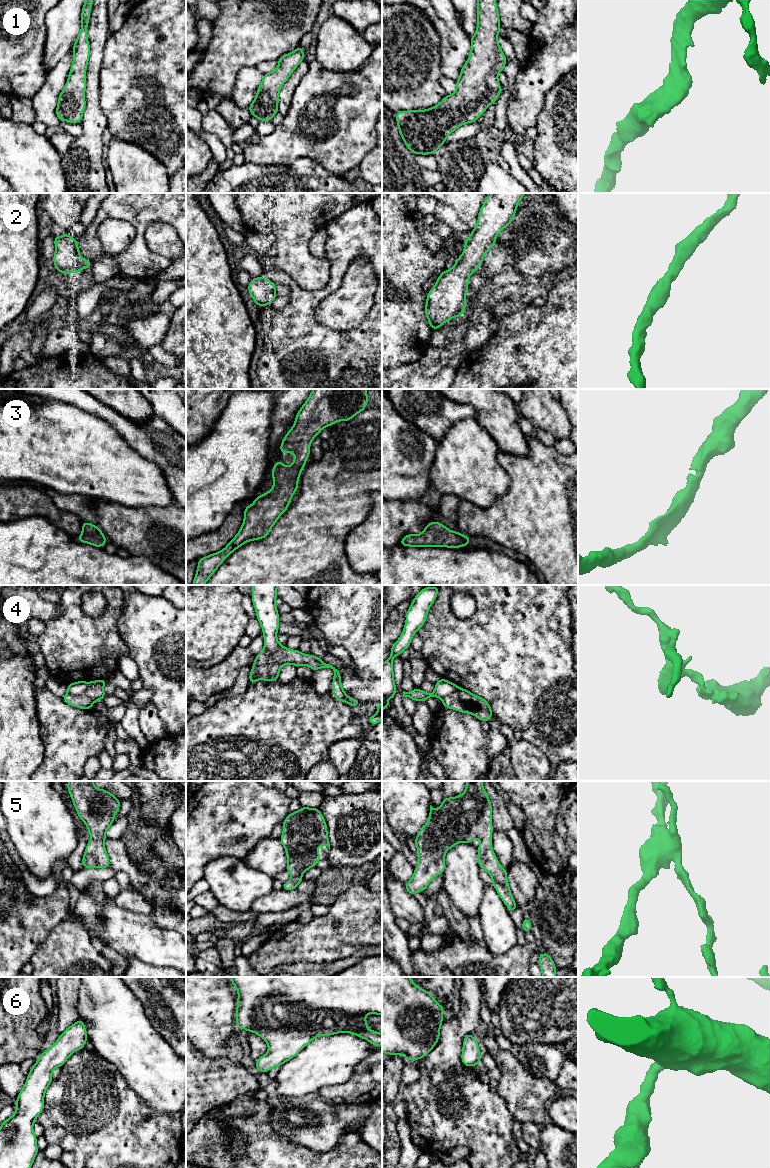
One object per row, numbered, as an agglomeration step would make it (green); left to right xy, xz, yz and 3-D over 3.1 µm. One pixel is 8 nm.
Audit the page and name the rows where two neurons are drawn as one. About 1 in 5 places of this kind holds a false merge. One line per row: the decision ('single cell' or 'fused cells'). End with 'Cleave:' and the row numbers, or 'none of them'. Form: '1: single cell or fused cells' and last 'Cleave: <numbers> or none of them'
1: single cell
2: single cell
3: single cell
4: fused cells
5: single cell
6: single cell
Cleave: 4

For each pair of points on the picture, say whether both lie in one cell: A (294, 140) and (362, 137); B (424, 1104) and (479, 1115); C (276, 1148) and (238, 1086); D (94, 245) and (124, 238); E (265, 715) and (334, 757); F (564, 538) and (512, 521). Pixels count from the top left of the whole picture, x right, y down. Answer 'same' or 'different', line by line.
A: same
B: same
C: different
D: different
E: different
F: same

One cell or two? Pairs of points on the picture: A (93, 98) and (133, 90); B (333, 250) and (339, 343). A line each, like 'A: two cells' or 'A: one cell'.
A: two cells
B: one cell

